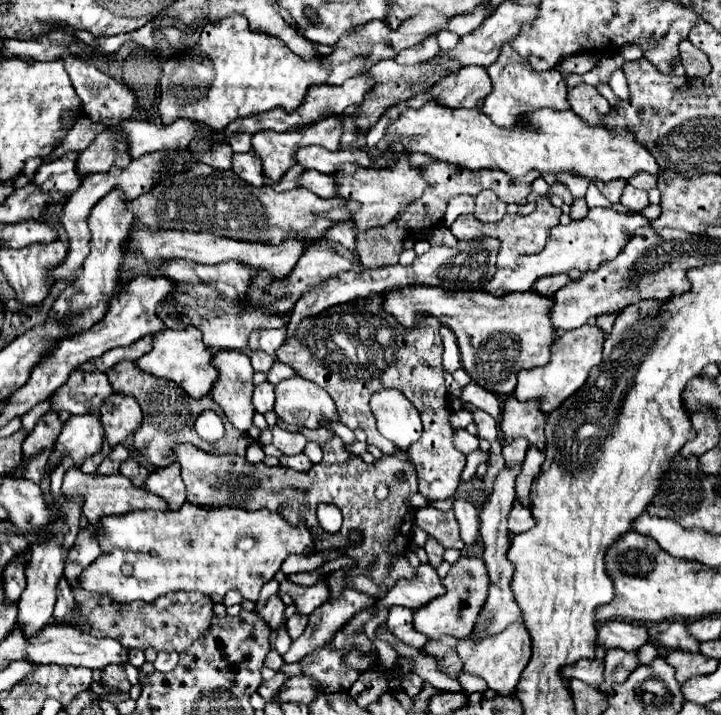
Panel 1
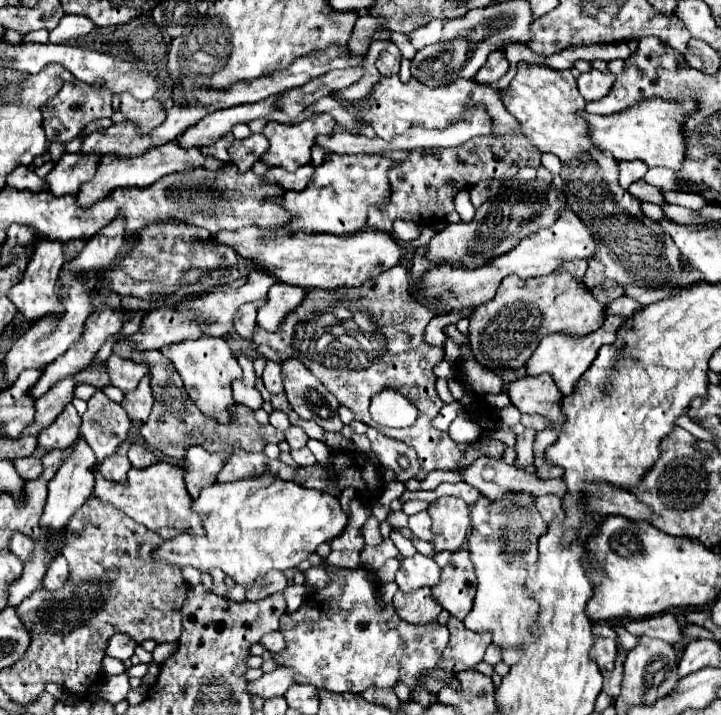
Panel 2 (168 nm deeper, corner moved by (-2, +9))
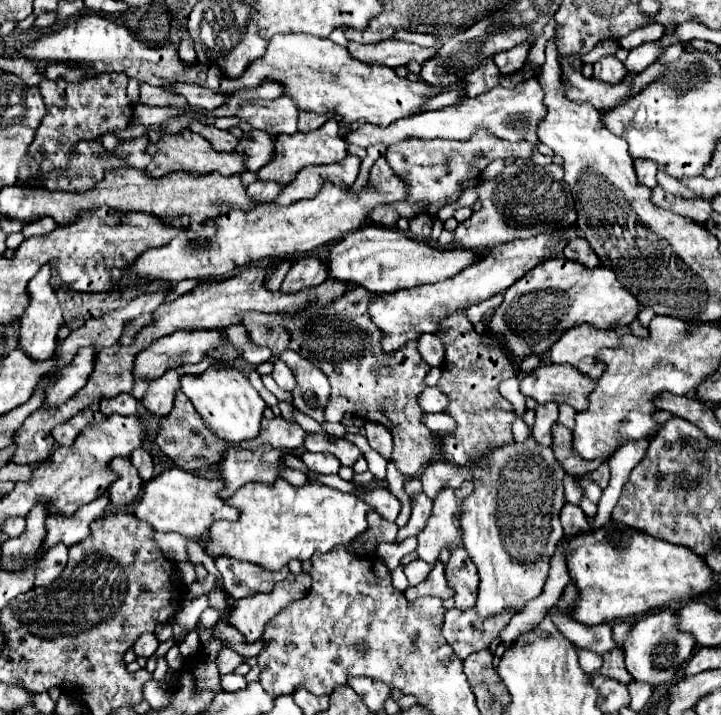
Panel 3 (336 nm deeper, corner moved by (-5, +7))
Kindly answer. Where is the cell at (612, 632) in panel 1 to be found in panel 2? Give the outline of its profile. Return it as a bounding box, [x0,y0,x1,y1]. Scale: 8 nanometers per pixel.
[625,612,681,644]

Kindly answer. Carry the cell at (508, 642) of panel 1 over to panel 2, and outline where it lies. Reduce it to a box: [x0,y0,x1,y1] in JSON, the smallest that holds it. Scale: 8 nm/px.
[463,494,547,666]

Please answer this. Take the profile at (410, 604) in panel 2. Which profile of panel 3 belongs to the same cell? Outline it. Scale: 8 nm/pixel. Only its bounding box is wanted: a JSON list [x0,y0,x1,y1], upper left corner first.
[404,560,454,600]

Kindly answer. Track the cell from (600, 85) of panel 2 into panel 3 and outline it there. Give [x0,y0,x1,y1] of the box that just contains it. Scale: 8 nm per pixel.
[594,56,626,84]

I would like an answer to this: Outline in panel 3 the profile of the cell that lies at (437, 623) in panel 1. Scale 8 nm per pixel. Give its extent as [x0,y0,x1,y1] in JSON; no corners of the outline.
[446,546,478,610]

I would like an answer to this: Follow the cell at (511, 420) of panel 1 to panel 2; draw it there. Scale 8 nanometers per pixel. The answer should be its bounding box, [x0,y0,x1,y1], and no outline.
[507,374,565,430]

